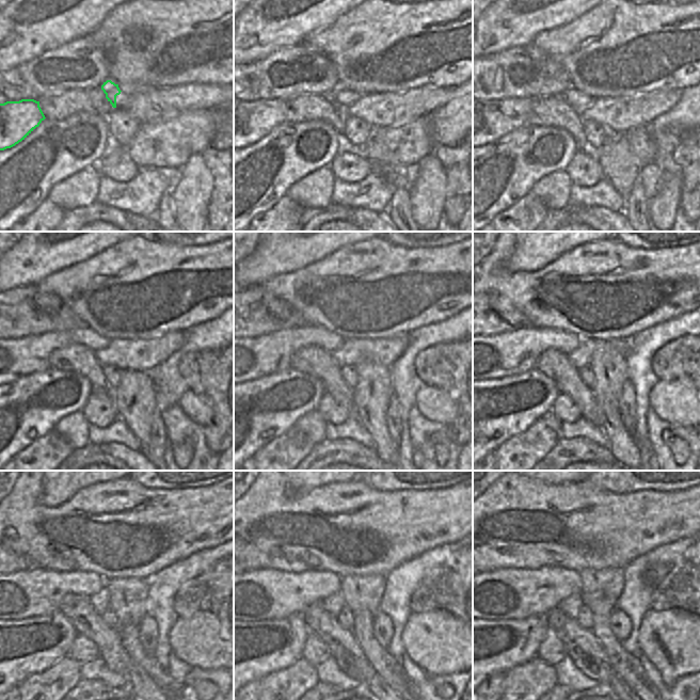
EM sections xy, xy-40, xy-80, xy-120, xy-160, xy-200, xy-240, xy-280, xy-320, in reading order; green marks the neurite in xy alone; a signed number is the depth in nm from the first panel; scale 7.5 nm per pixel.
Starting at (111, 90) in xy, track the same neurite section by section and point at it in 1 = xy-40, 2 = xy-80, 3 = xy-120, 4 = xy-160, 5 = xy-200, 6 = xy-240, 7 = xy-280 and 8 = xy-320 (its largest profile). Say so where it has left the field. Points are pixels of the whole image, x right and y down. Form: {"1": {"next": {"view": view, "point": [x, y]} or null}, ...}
{"1": {"next": {"view": "xy-40", "point": [344, 97]}}, "2": {"next": {"view": "xy-80", "point": [579, 101]}}, "3": {"next": {"view": "xy-120", "point": [16, 358]}}, "4": {"next": {"view": "xy-160", "point": [271, 353]}}, "5": {"next": {"view": "xy-200", "point": [508, 353]}}, "6": {"next": {"view": "xy-240", "point": [22, 594]}}, "7": {"next": {"view": "xy-280", "point": [264, 593]}}, "8": {"next": {"view": "xy-320", "point": [505, 593]}}}

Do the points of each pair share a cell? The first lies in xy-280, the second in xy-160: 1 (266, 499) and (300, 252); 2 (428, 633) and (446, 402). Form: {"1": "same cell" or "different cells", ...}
{"1": "different cells", "2": "same cell"}

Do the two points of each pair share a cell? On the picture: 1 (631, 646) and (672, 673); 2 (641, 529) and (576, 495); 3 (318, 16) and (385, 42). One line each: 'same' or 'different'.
1: different
2: same
3: different

